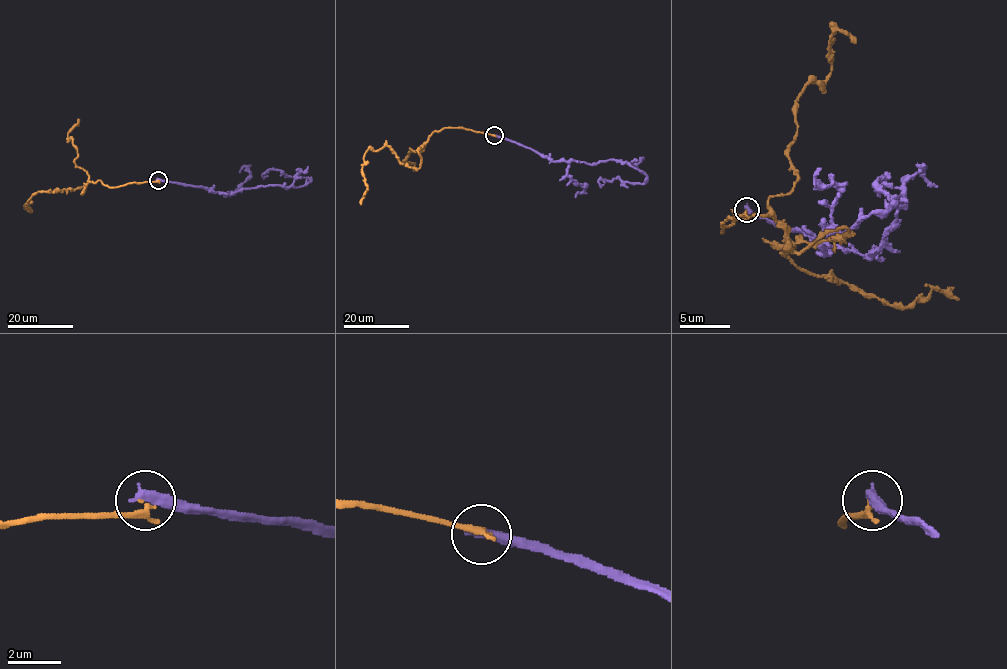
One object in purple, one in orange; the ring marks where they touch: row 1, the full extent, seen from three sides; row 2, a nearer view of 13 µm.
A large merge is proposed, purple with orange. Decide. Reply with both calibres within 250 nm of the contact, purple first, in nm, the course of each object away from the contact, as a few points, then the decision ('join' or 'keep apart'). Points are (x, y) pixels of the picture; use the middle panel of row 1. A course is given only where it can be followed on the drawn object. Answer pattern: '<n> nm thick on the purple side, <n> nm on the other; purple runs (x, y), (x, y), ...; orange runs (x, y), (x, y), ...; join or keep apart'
440 nm thick on the purple side, 200 nm on the other; purple runs (494, 135), (555, 161), (626, 161), (646, 176), (642, 183), (617, 178), (598, 182), (603, 185); orange runs (494, 135), (463, 128), (434, 131), (418, 151), (418, 169), (404, 165), (387, 146), (368, 149), (360, 204); keep apart

